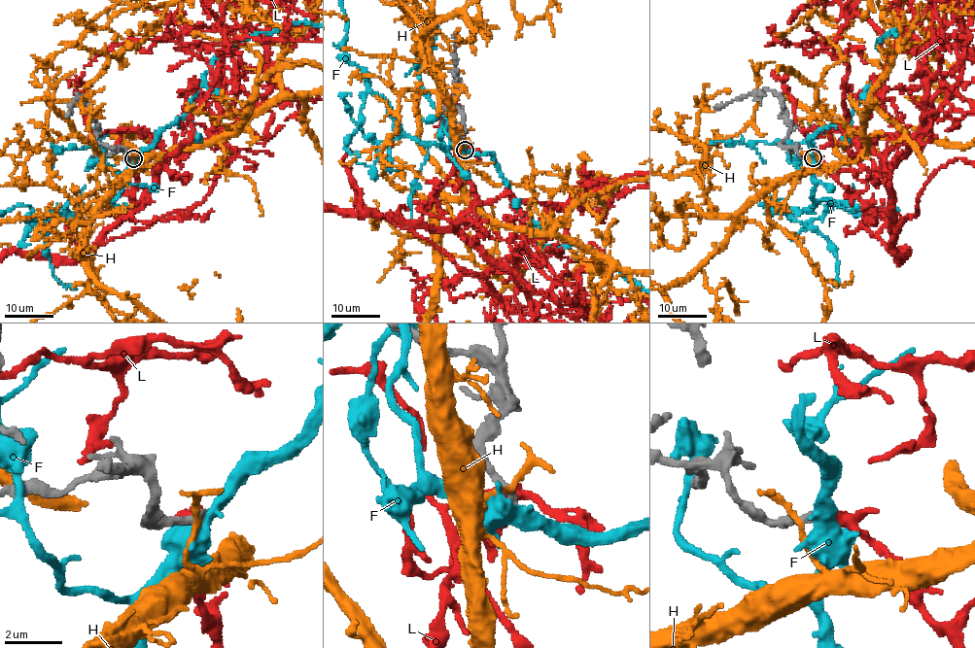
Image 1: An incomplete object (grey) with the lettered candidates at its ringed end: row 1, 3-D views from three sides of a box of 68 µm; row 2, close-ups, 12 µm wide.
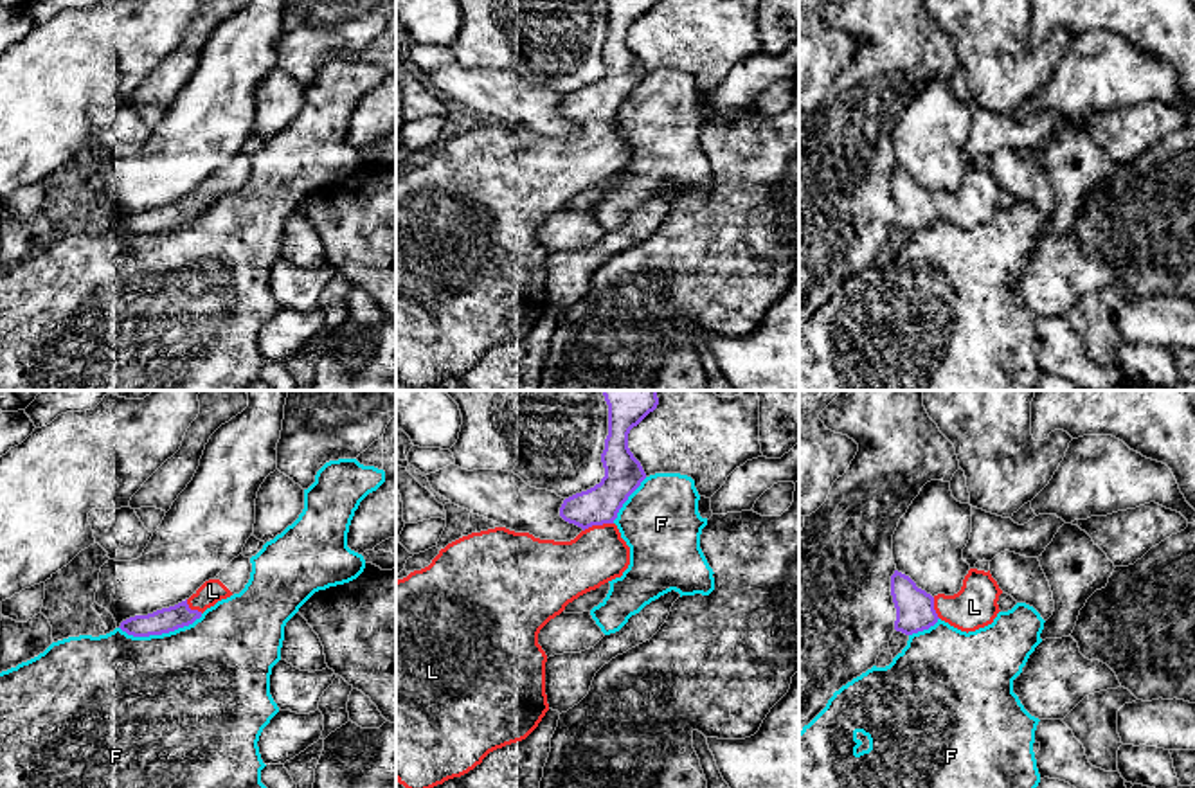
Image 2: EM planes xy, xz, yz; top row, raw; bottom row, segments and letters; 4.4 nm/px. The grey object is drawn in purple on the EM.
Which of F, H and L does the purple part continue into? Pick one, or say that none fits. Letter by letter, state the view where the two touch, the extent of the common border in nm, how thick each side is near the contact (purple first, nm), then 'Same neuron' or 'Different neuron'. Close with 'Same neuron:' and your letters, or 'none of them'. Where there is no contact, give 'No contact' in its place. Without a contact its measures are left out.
F: Touches purple in xy. Shared border 380 nm. Thickness 110 nm (purple) against 500 nm. Different neuron
H: No contact. Different neuron
L: Touches purple in xz. Shared border 140 nm. Thickness 170 nm (purple) against 260 nm. Same neuron
Same neuron: L

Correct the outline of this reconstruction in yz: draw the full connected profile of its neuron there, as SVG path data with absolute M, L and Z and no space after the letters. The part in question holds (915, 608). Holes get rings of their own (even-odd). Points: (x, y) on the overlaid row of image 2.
M970 569L963 587L954 595L930 595L916 583L894 570L891 595L896 608L894 630L912 635L934 626L939 619L961 631L975 631L993 622L1002 590L990 570Z

